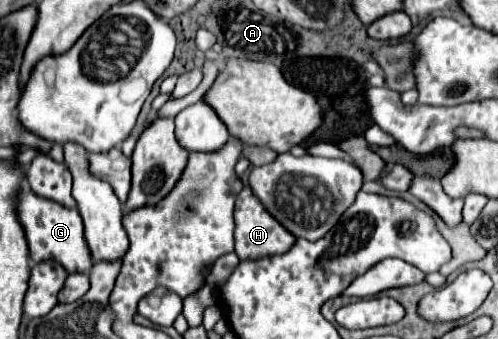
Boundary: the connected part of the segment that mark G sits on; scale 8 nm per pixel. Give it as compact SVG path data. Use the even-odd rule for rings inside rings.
M23 190L19 194L19 204L17 204L19 220L23 224L27 242L29 242L29 252L35 262L41 260L57 260L65 266L67 272L89 272L93 266L91 250L85 242L85 232L83 232L83 222L79 212L73 208L65 208L53 200L45 200L29 190Z

